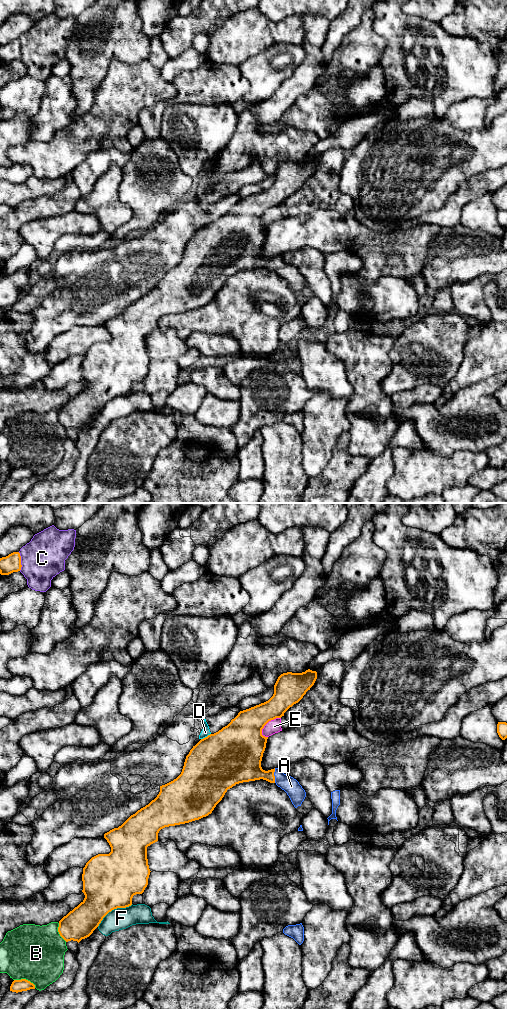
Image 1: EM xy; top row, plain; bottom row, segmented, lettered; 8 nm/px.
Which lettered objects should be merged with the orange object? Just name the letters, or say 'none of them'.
A

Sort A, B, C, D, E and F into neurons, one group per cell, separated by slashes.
A / B / C / D E / F

